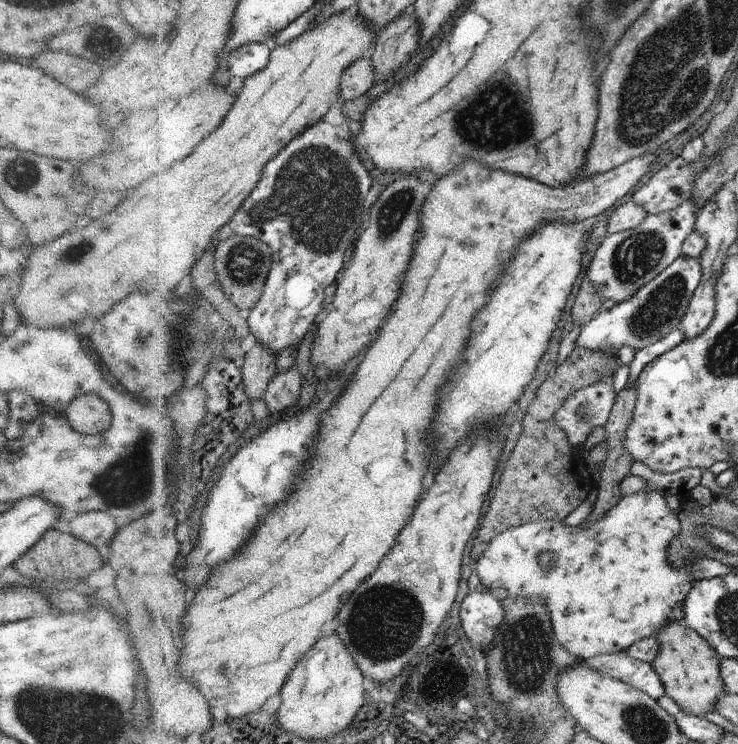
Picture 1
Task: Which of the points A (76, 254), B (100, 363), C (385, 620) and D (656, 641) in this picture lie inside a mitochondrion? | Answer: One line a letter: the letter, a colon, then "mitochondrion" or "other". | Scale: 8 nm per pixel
A: mitochondrion
B: other
C: mitochondrion
D: other

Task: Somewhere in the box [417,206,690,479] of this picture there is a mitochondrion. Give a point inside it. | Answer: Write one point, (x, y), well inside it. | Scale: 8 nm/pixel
(660, 310)

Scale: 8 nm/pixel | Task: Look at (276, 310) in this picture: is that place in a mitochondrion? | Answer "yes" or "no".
yes

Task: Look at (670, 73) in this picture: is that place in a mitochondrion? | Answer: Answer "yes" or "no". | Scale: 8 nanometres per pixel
yes

